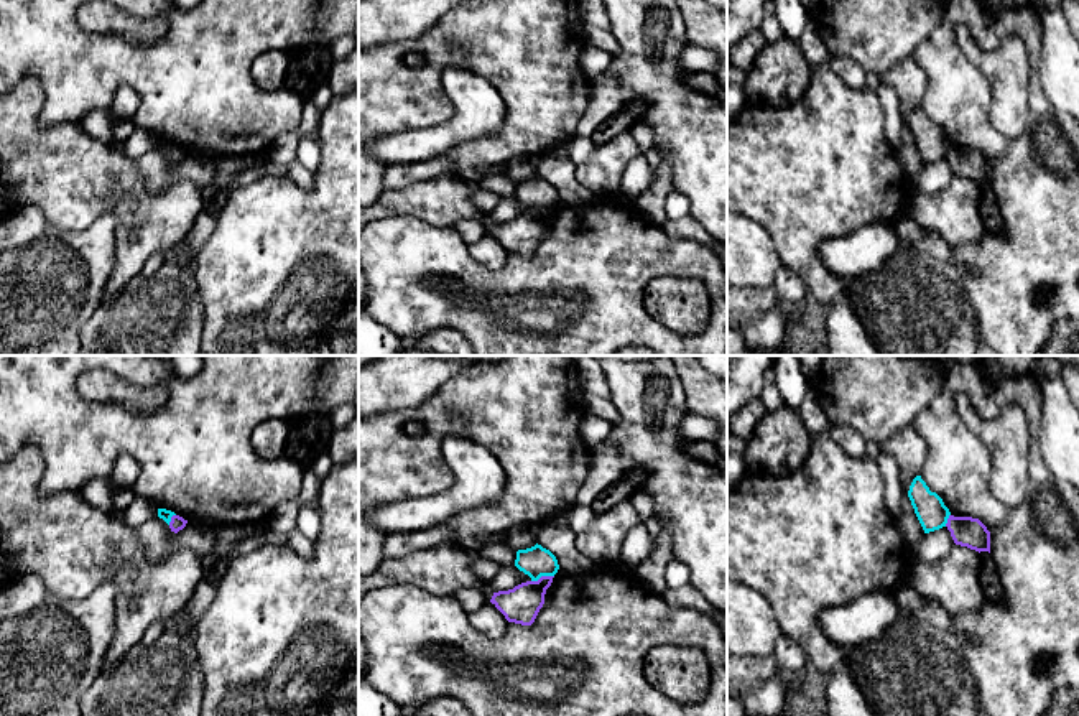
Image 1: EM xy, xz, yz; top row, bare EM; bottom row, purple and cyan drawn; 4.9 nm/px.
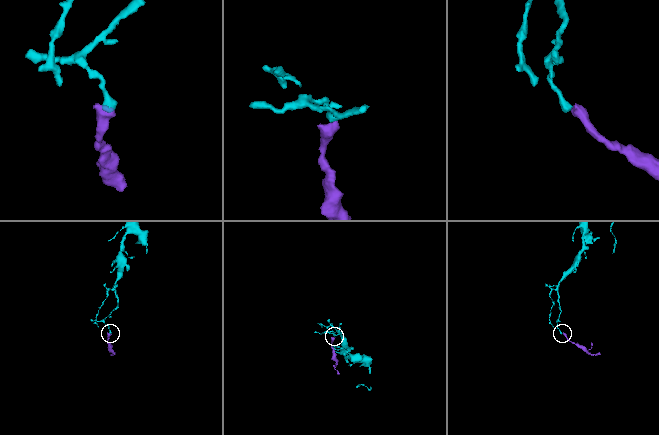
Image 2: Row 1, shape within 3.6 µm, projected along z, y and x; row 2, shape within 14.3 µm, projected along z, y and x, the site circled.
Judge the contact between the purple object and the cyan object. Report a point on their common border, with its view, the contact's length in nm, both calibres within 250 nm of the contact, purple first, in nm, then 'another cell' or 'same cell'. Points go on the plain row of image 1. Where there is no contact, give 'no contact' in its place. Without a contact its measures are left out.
xz (541, 208) | 120 nm | 180/150 nm | another cell

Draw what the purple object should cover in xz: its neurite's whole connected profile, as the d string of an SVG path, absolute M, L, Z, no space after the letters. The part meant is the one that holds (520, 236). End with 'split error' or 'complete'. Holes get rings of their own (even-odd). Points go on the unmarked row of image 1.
M541 207L538 212L526 212L513 221L493 224L490 234L508 253L531 257L544 235L544 225L553 209Z; complete

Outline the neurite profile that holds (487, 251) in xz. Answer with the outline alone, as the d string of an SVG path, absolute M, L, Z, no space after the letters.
M490 232L477 242L469 244L467 250L477 263L487 267L489 270L500 270L508 255L505 247Z

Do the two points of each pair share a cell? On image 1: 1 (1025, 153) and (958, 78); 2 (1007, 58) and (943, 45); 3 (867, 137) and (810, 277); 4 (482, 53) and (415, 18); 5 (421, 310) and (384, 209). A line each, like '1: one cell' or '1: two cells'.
1: one cell
2: two cells
3: one cell
4: two cells
5: two cells

